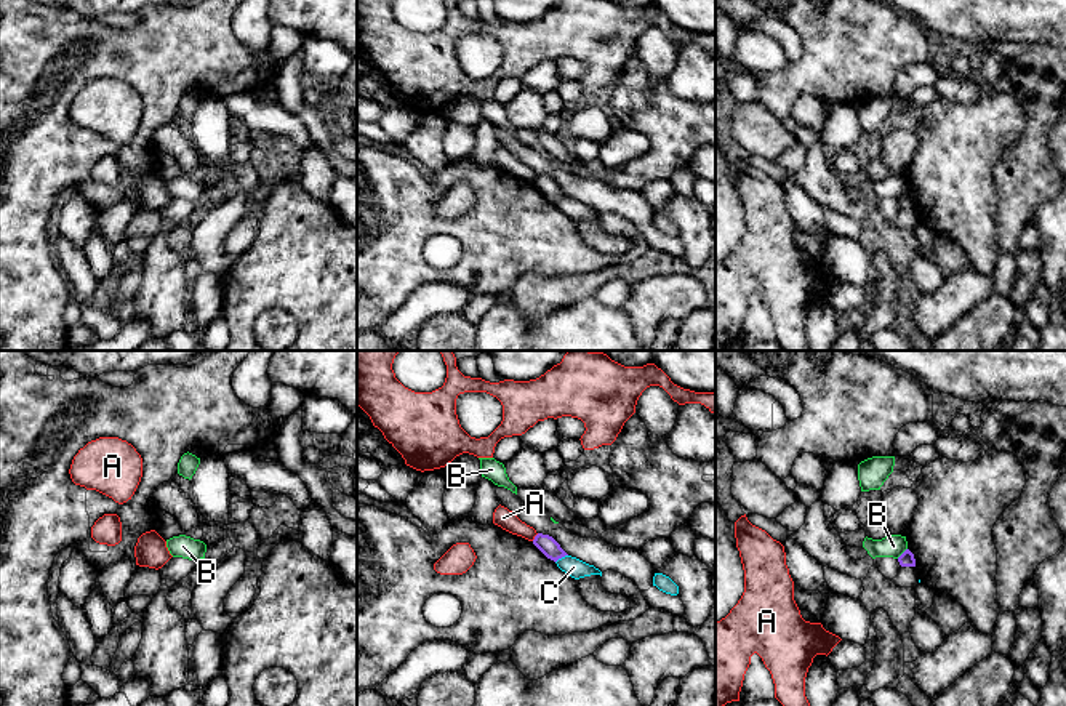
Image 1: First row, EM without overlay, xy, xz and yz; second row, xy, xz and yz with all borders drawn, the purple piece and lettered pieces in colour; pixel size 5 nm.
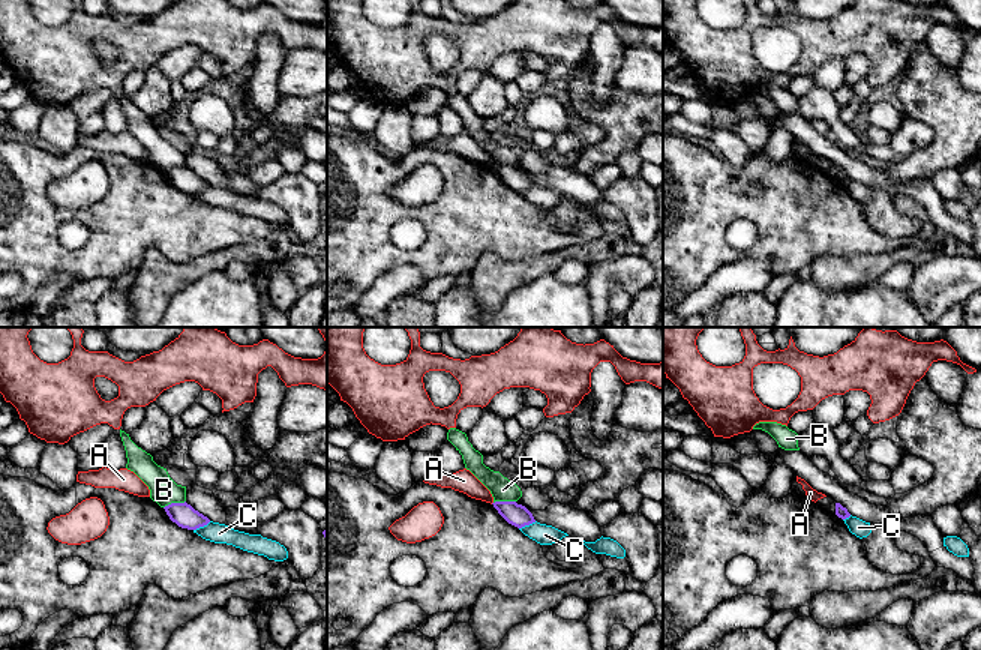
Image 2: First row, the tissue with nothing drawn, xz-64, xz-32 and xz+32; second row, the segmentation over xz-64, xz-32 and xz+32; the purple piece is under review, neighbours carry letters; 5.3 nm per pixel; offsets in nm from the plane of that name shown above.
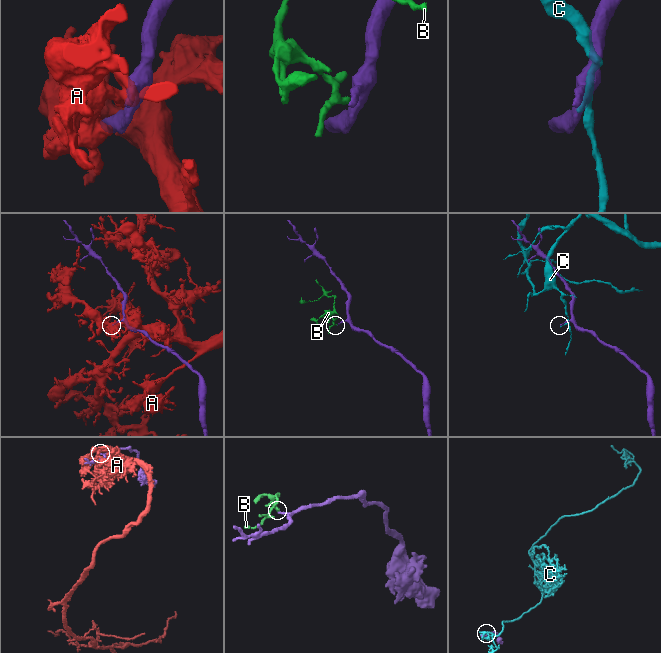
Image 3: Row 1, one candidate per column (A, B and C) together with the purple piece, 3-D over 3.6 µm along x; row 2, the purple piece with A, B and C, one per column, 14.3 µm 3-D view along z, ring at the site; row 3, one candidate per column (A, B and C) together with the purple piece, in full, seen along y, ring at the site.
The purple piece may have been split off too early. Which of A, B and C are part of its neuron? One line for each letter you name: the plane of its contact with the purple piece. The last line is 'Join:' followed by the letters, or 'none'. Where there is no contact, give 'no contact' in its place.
Join: none

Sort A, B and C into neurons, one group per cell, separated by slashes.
A / B / C

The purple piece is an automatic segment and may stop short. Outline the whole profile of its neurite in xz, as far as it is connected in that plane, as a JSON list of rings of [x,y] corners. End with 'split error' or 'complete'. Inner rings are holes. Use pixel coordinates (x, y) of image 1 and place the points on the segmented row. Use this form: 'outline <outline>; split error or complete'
outline [[[538,533],[533,540],[533,544],[551,560],[557,562],[559,559],[568,556],[560,544],[549,535]]]; complete

